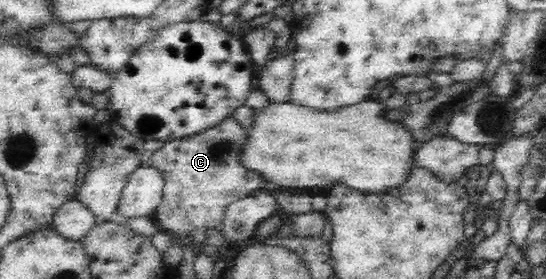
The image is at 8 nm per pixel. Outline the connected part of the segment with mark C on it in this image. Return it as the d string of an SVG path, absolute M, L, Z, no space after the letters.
M233 116L221 118L217 123L207 126L198 132L180 137L169 145L150 153L149 160L164 171L163 200L154 210L154 216L165 225L174 239L180 235L188 235L190 241L204 243L205 227L215 227L220 218L220 212L228 202L261 189L263 180L252 178L248 170L236 164L237 148L243 137L243 127Z

